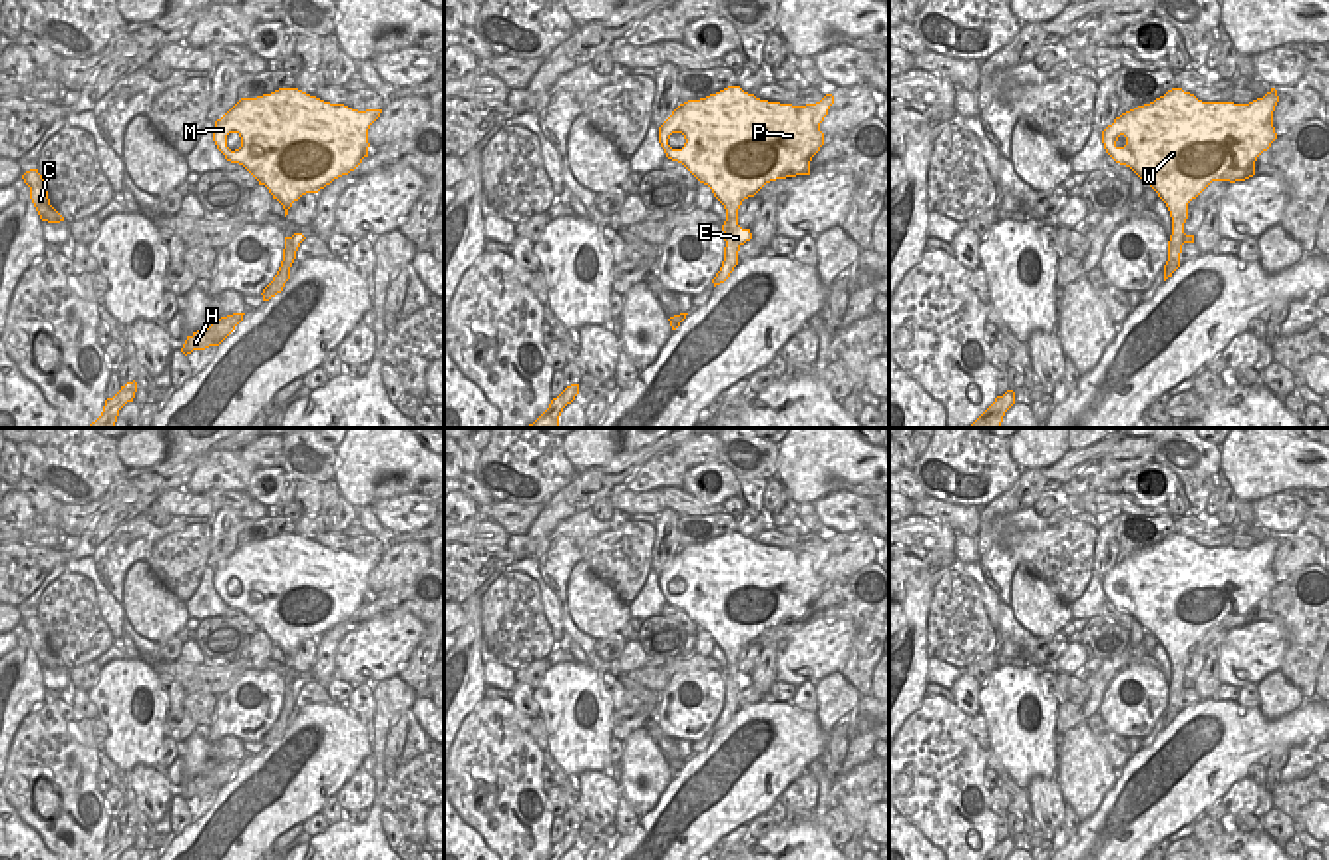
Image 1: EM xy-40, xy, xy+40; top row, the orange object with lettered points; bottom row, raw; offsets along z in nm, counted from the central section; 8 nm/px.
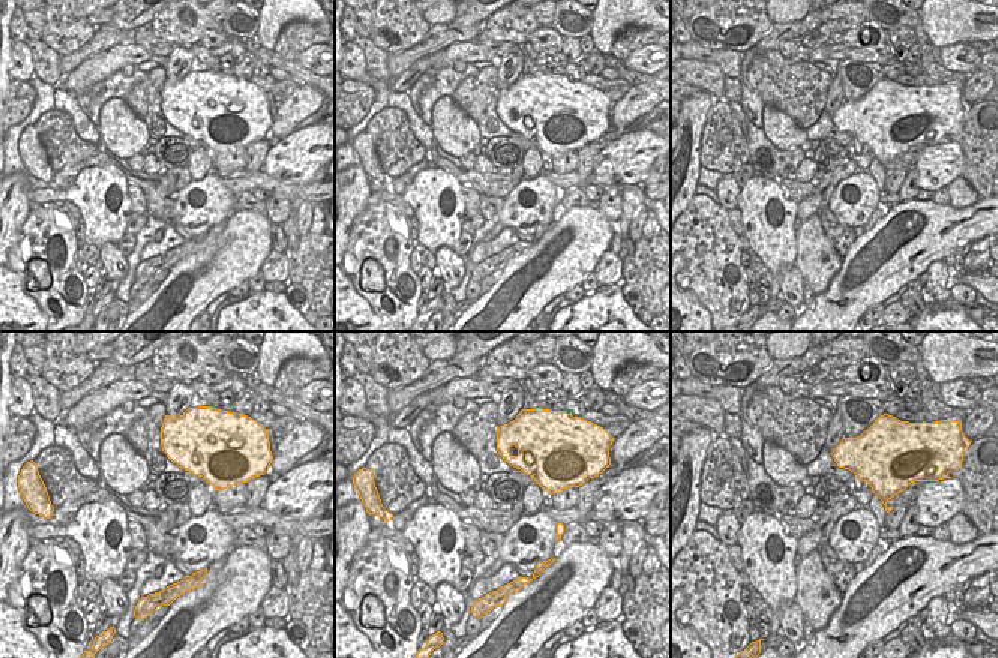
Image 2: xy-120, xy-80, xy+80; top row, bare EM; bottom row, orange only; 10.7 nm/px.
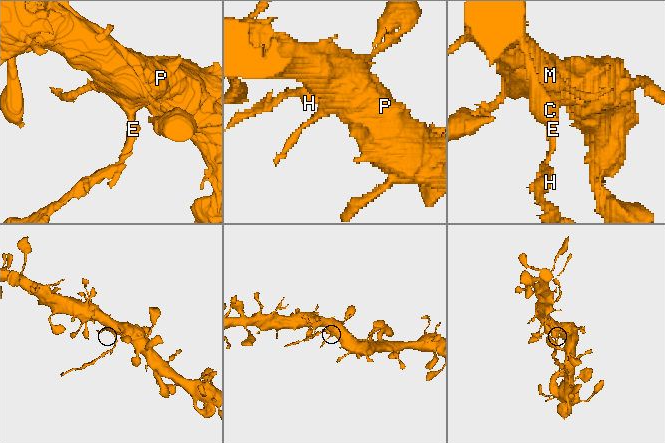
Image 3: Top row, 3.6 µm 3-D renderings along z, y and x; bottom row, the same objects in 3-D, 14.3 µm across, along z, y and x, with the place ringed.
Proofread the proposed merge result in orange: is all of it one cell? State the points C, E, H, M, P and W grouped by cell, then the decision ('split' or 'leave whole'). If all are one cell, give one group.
C M P W / E H | split

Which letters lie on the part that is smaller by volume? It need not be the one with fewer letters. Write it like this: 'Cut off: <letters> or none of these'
Cut off: E, H

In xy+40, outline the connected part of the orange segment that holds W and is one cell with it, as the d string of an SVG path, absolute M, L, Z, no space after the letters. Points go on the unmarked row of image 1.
M1172 534L1114 565L1102 577L1106 599L1130 613L1166 649L1172 671L1212 627L1245 627L1257 603L1277 585L1271 534L1249 549L1202 547Z

